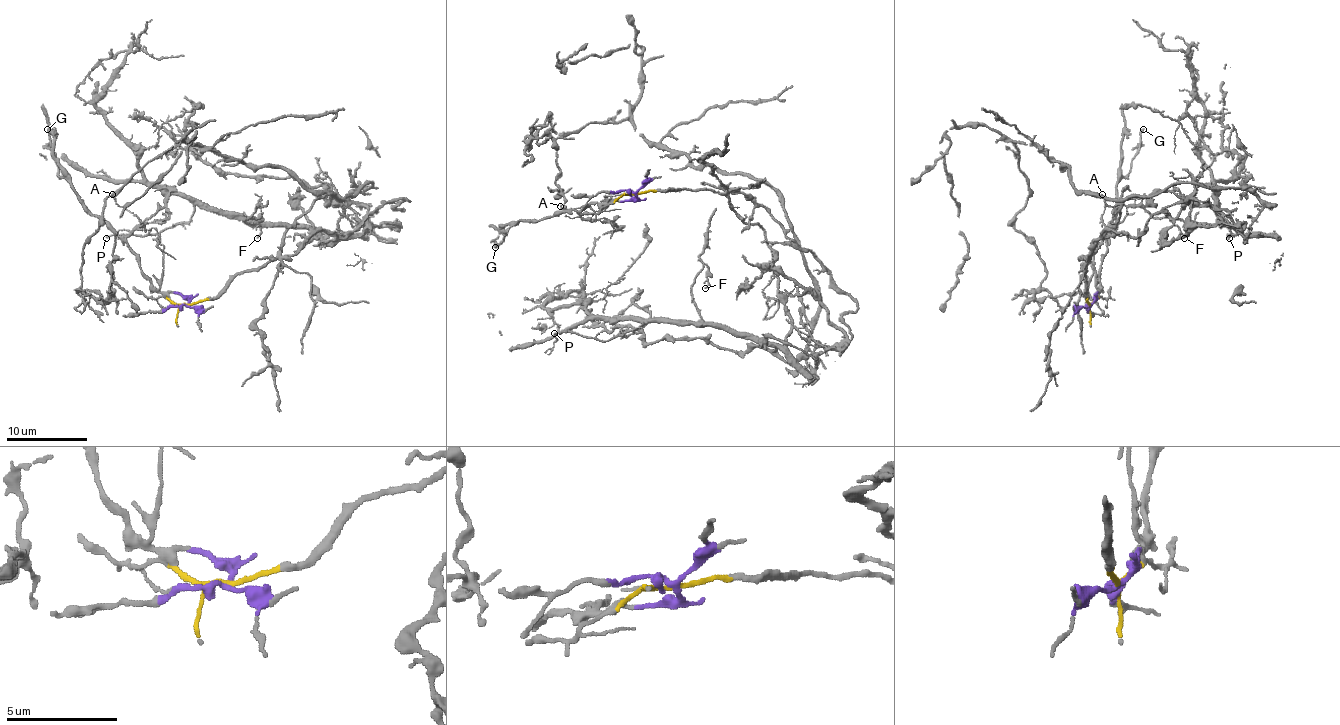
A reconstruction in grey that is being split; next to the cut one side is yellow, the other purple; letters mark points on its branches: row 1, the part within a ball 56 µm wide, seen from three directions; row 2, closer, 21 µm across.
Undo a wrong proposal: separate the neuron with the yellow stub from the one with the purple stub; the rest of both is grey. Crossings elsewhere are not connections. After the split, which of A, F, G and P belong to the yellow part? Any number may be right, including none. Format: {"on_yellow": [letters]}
{"on_yellow": ["F", "P"]}

